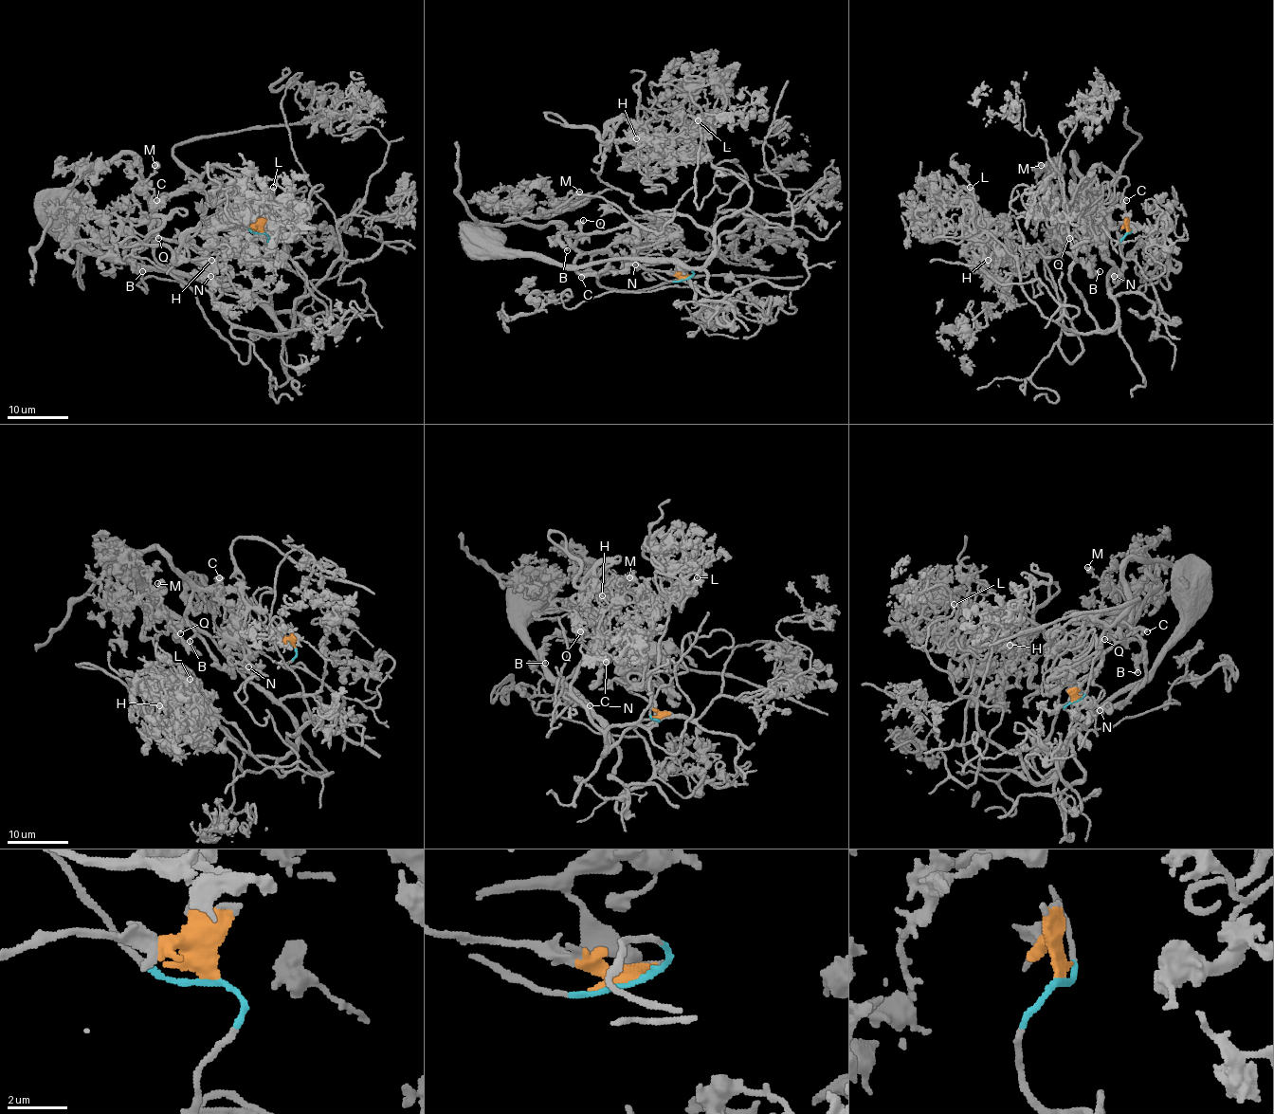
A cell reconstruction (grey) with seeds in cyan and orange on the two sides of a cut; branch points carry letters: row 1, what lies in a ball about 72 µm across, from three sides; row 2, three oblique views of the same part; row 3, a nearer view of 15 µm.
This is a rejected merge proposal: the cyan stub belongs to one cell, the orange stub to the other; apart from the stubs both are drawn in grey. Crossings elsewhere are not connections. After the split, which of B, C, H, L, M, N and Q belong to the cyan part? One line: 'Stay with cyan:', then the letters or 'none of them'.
Stay with cyan: H, L, M

